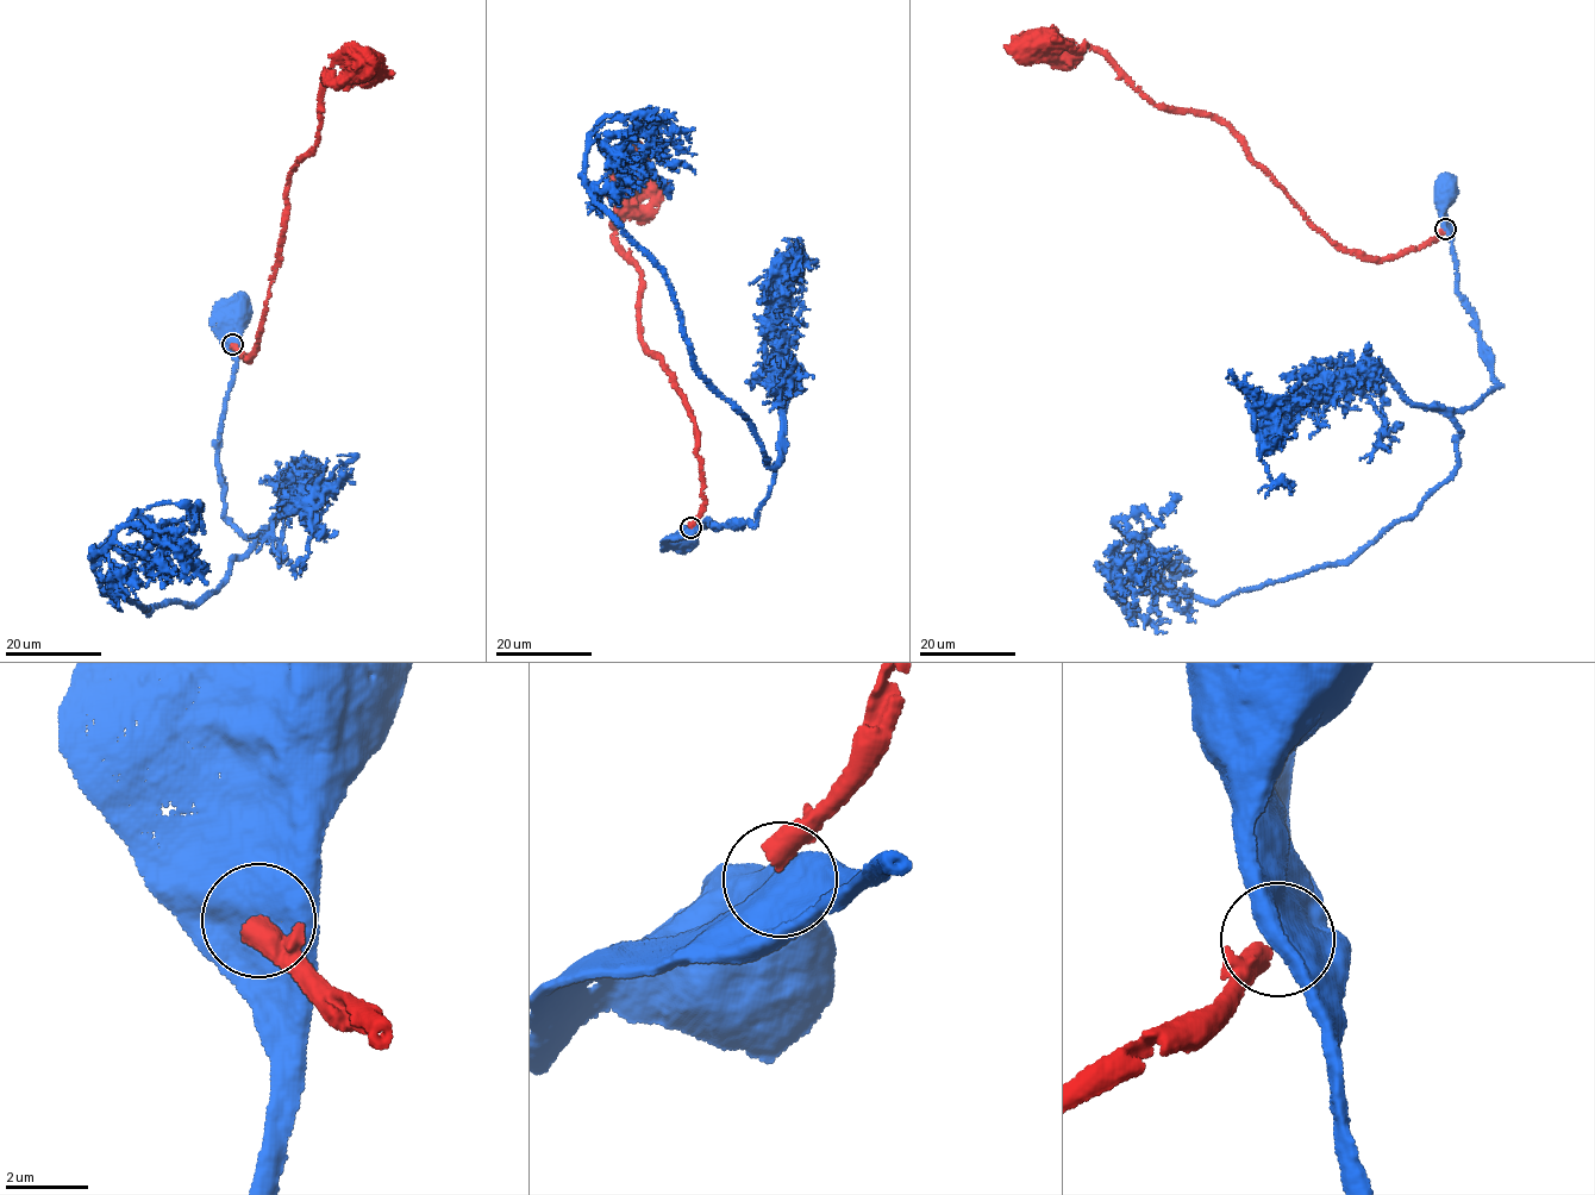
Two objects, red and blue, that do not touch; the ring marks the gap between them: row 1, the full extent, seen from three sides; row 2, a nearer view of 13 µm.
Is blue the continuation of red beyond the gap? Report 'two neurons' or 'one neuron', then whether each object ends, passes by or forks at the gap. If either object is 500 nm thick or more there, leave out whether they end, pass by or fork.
two neurons

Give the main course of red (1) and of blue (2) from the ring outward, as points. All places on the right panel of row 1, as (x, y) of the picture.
1: (1445, 229), (1381, 258), (1346, 252), (1312, 226), (1228, 127), (1153, 105), (1090, 47), (1075, 56), (1004, 45)
2: (1446, 227), (1447, 194)

